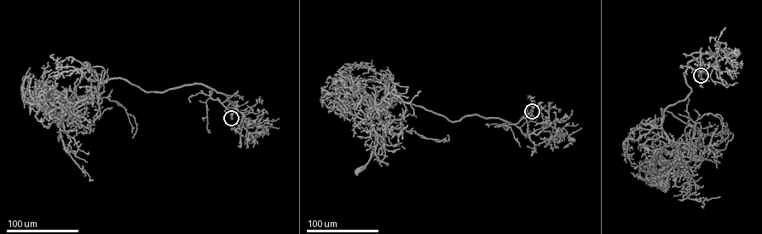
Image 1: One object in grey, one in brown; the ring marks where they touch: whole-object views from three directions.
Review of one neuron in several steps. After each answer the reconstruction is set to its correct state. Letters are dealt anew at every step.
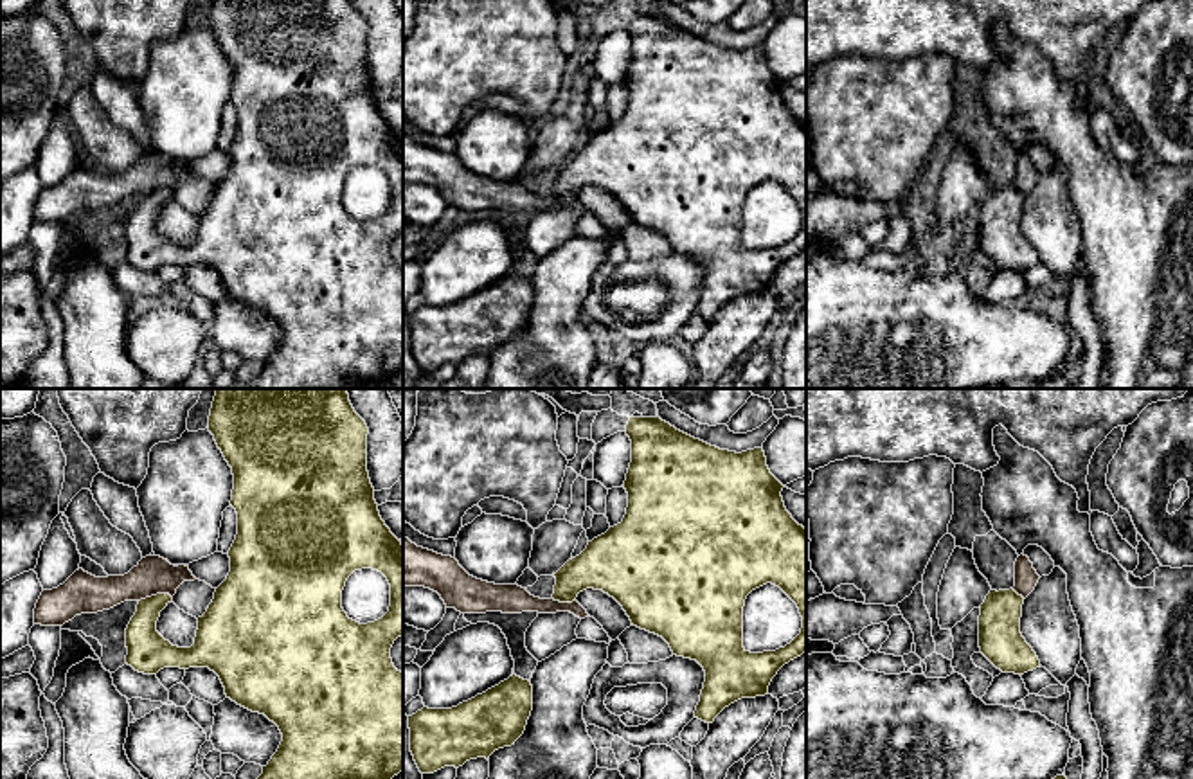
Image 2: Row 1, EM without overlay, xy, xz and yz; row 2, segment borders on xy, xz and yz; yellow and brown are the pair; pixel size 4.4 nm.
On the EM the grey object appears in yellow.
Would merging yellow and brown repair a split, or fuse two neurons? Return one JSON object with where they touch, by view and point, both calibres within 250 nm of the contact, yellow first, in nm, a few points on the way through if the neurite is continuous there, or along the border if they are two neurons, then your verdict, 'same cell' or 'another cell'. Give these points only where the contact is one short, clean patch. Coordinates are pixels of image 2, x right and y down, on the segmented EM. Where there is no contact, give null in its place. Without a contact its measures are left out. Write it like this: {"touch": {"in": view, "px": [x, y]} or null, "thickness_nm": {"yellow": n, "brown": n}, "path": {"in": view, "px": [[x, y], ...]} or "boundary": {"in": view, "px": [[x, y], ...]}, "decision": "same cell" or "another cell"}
{"touch": {"in": "xy", "px": [157, 594]}, "thickness_nm": {"yellow": 180, "brown": 170}, "boundary": {"in": "xy", "px": [[171, 596], [152, 594], [139, 601]]}, "decision": "another cell"}

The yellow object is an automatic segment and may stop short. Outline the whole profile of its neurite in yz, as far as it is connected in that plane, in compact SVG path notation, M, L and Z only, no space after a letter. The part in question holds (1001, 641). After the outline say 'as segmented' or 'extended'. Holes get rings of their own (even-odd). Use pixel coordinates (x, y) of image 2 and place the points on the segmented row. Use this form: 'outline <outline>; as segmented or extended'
outline M1013 588L990 590L979 606L981 653L1002 673L1024 675L1040 667L1033 648L1020 633L1024 597Z; as segmented

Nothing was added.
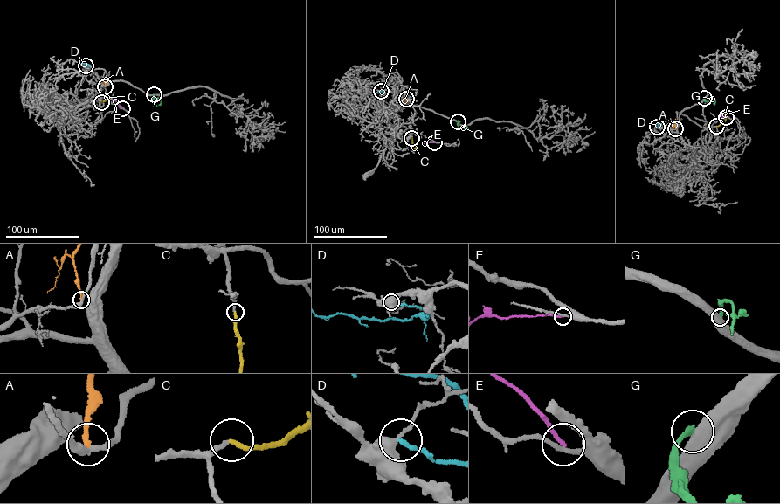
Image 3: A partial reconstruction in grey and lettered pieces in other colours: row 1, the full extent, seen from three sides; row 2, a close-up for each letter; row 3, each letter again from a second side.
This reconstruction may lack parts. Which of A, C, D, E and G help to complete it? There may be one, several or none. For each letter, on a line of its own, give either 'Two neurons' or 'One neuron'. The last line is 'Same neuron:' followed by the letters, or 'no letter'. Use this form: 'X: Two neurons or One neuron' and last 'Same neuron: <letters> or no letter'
A: Two neurons
C: One neuron
D: Two neurons
E: Two neurons
G: Two neurons
Same neuron: C

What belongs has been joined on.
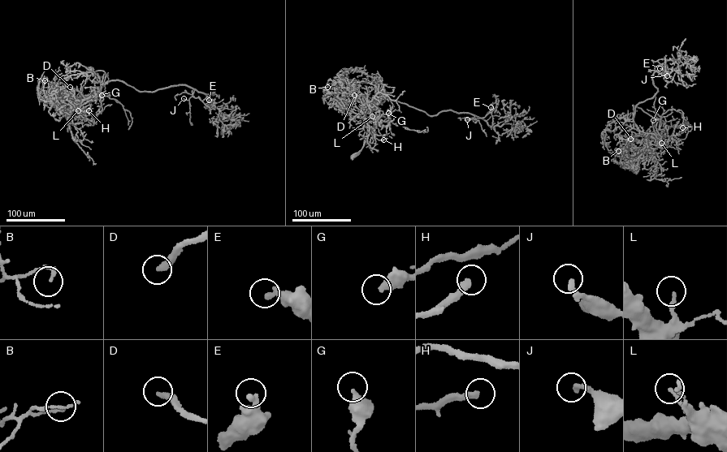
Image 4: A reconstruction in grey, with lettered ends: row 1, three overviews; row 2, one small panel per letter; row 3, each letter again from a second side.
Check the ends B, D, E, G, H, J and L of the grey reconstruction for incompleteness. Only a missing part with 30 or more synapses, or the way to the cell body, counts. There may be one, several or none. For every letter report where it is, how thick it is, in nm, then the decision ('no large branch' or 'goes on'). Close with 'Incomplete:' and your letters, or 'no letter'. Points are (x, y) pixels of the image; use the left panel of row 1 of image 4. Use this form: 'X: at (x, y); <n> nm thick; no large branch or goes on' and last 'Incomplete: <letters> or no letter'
B: at (45, 80); 180 nm thick; no large branch
D: at (70, 87); 300 nm thick; goes on
E: at (209, 100); 300 nm thick; no large branch
G: at (101, 95); 420 nm thick; no large branch
H: at (88, 110); 300 nm thick; no large branch
J: at (183, 98); 260 nm thick; no large branch
L: at (78, 110); 200 nm thick; no large branch
Incomplete: D

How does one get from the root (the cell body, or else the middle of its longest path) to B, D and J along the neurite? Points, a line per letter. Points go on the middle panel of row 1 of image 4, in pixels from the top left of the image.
B: (352, 157), (365, 140), (372, 110), (385, 96), (363, 104), (343, 93), (323, 90), (327, 87)
D: (352, 157), (365, 140), (372, 110), (385, 98), (383, 96), (374, 102), (361, 92), (354, 95)
J: (352, 157), (365, 140), (372, 110), (385, 98), (430, 115), (449, 110), (474, 115), (467, 119)

